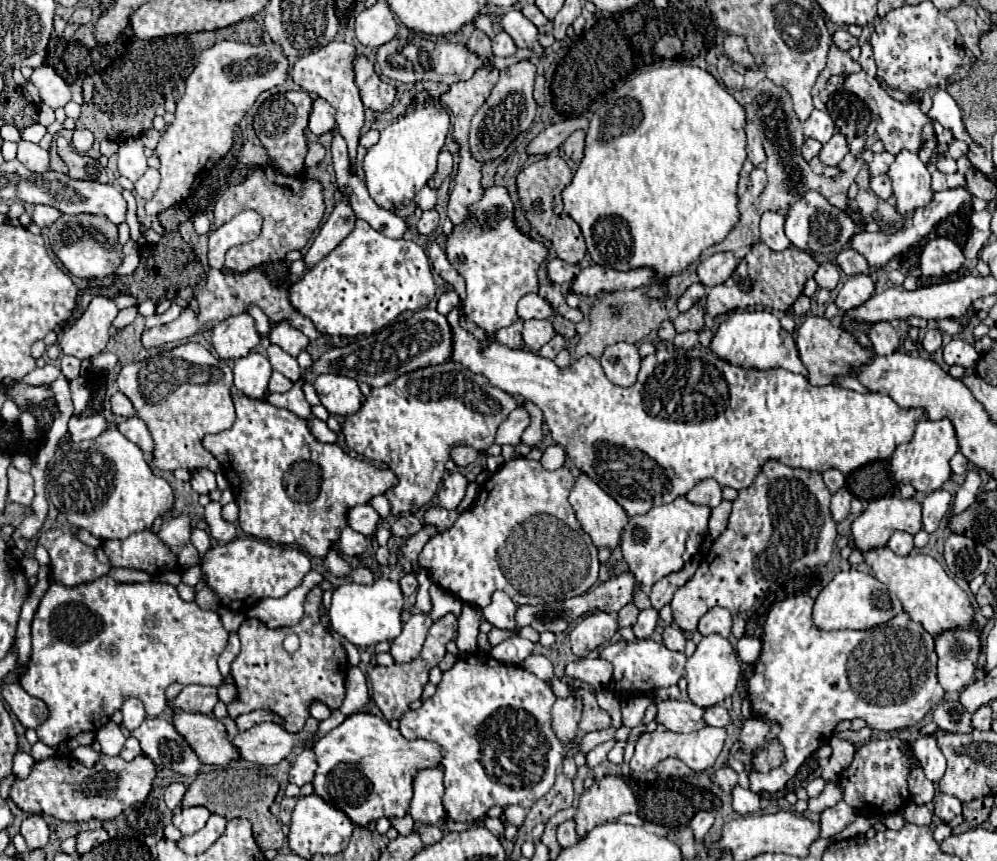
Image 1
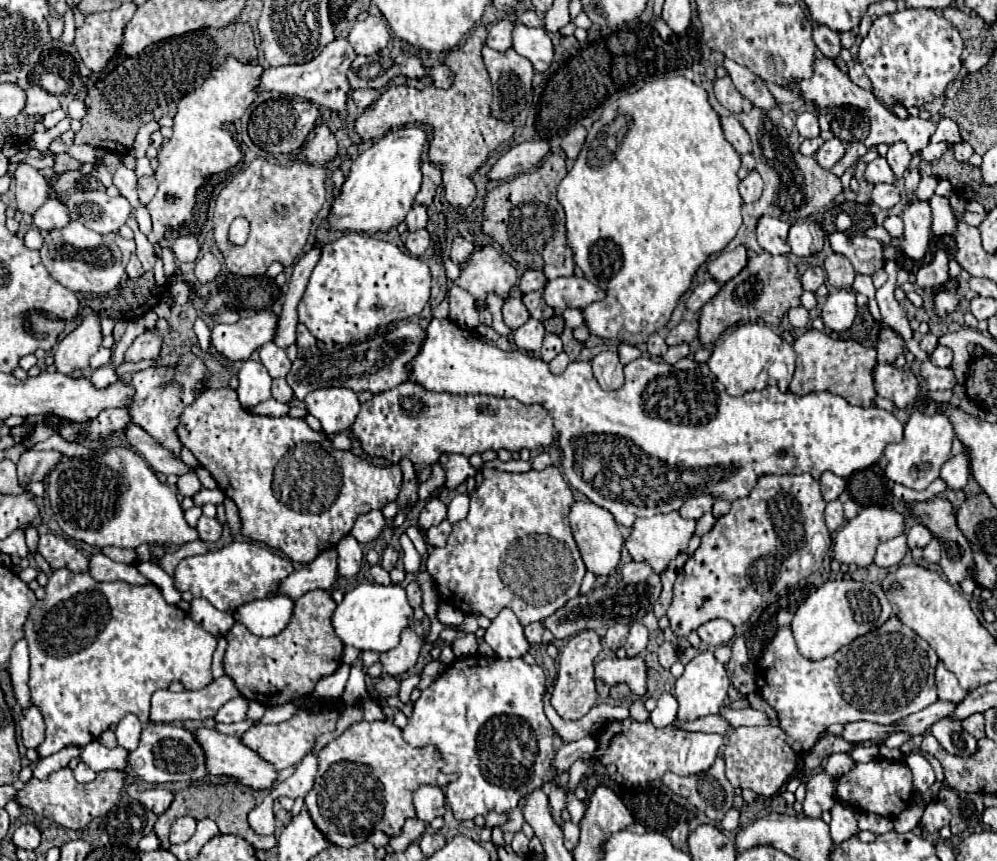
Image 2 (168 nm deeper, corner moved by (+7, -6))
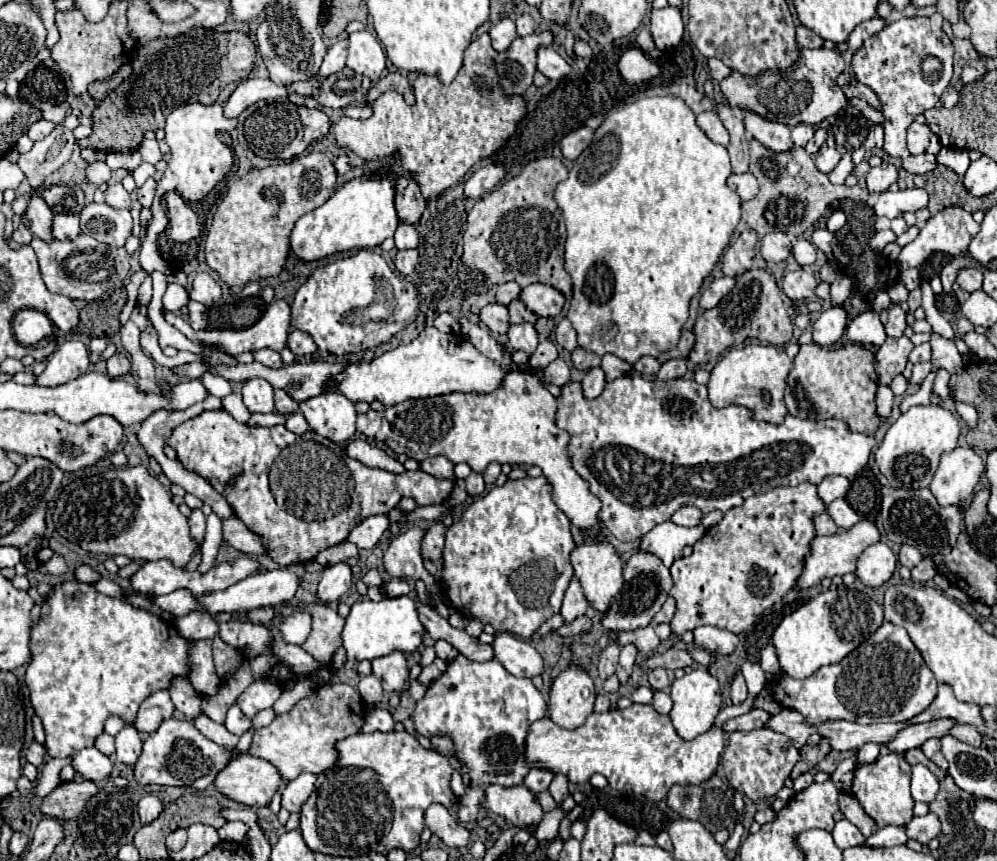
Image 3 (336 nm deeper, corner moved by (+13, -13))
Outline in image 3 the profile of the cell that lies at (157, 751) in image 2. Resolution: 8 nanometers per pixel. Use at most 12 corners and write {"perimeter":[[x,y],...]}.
{"perimeter":[[171,717],[143,741],[135,765],[141,785],[203,791],[253,733],[275,719],[253,719],[233,749],[207,739],[191,721]]}

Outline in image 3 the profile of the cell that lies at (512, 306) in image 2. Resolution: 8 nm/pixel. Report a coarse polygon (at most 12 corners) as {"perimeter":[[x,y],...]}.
{"perimeter":[[489,303],[479,311],[479,321],[493,333],[509,331],[507,307]]}

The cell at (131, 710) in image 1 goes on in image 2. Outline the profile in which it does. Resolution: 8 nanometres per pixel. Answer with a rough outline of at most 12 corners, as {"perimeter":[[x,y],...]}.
{"perimeter":[[135,714],[123,716],[115,730],[119,746],[133,750],[143,724]]}

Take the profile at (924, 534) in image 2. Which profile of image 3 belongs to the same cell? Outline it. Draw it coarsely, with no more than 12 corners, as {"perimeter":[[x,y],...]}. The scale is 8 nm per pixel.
{"perimeter":[[911,545],[899,551],[899,563],[913,569],[923,555]]}

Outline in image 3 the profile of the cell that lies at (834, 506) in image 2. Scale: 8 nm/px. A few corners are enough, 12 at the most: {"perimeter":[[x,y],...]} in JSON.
{"perimeter":[[829,513],[815,517],[817,535],[833,535],[837,525]]}

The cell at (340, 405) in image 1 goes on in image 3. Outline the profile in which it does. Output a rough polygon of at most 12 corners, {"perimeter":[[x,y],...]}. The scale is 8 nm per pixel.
{"perimeter":[[341,393],[301,403],[315,433],[335,443],[355,435],[355,405]]}

